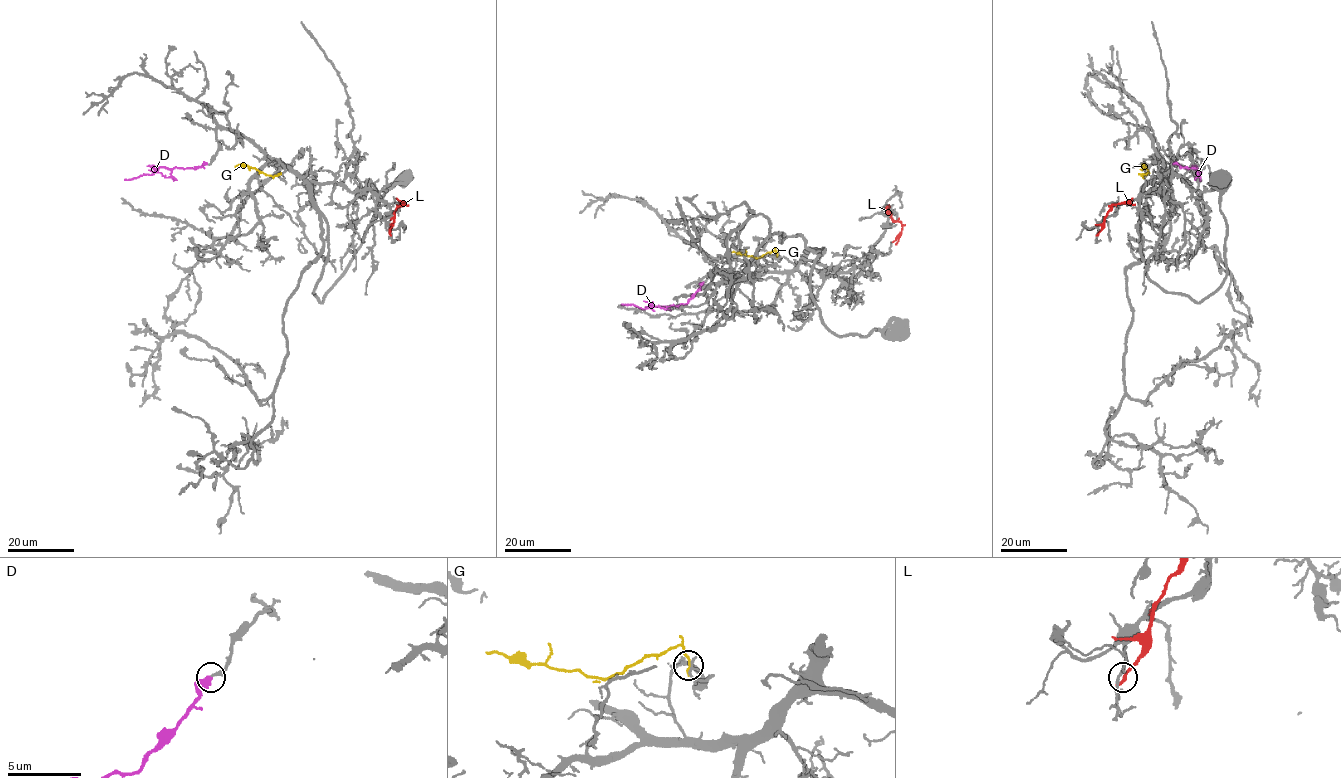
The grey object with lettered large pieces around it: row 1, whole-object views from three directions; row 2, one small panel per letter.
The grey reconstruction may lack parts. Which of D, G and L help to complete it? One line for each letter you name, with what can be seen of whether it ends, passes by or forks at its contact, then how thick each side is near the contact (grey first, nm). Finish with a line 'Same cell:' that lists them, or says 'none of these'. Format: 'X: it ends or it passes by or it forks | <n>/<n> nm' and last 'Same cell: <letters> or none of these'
D: it ends | 190/440 nm
Same cell: D

